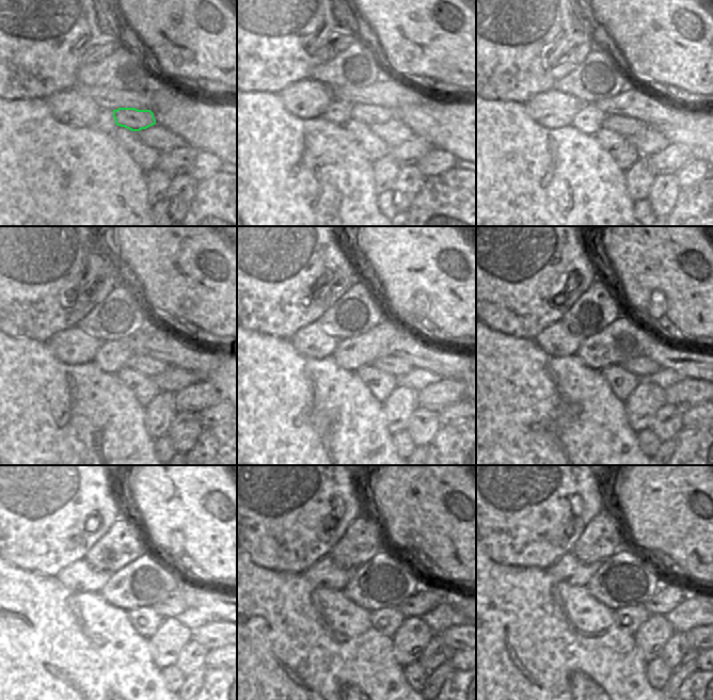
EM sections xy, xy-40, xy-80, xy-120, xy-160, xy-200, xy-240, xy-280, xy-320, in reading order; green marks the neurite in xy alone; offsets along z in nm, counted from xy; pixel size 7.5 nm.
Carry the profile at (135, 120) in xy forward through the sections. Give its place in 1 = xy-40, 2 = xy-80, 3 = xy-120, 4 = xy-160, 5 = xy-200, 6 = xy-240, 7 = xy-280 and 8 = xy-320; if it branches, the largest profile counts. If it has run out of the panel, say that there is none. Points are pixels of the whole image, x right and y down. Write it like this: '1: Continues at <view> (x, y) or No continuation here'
1: Continues at xy-40 (370, 115)
2: Continues at xy-80 (627, 126)
3: Continues at xy-120 (149, 366)
4: Continues at xy-160 (391, 364)
5: Continues at xy-200 (640, 366)
6: Continues at xy-240 (172, 606)
7: Continues at xy-280 (424, 600)
8: Continues at xy-320 (670, 593)

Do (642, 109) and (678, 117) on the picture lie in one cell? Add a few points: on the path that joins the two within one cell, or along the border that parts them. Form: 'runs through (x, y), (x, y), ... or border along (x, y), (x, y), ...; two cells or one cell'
border along (660, 98), (669, 118), (654, 126); two cells

